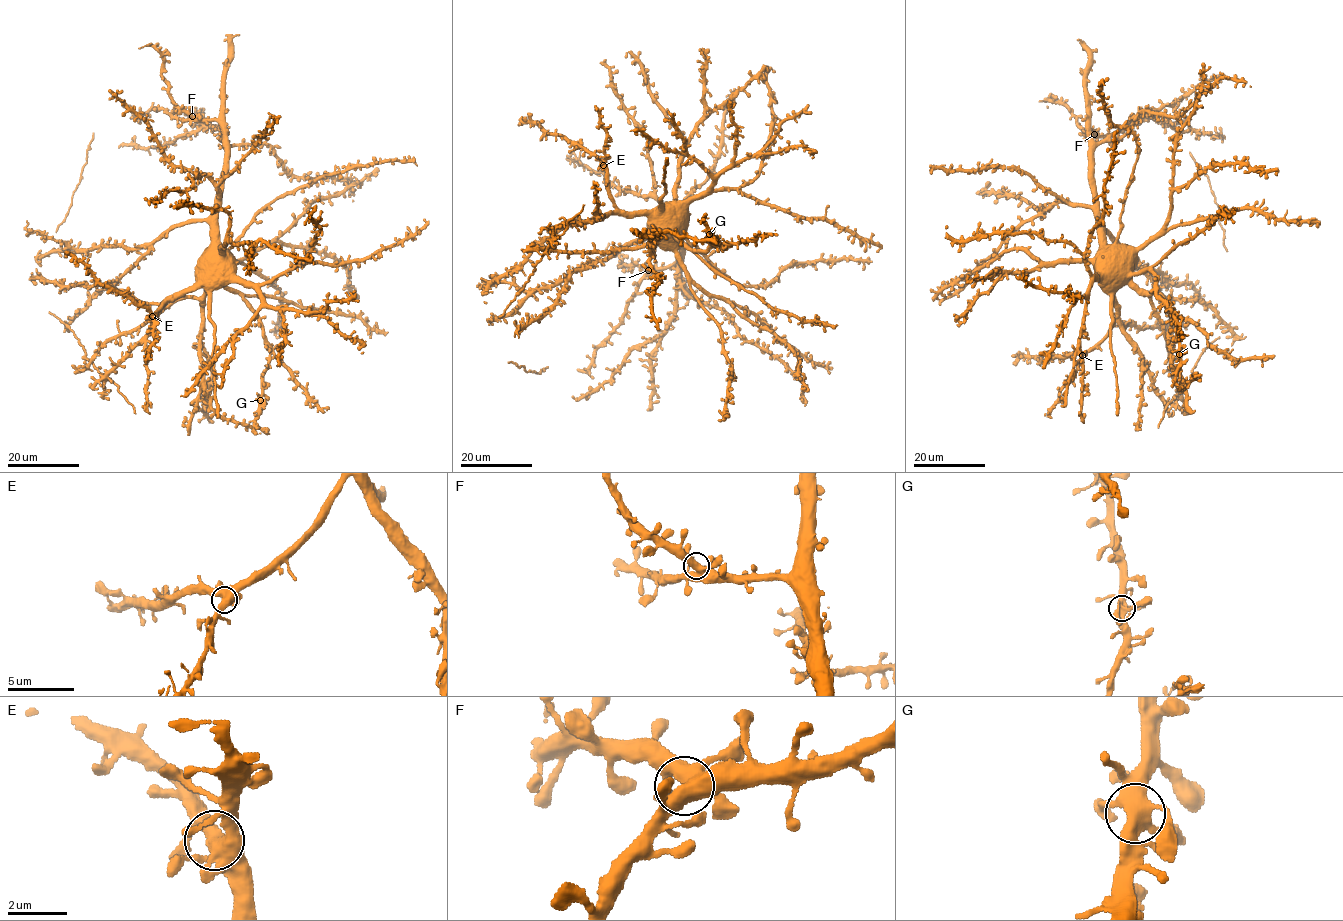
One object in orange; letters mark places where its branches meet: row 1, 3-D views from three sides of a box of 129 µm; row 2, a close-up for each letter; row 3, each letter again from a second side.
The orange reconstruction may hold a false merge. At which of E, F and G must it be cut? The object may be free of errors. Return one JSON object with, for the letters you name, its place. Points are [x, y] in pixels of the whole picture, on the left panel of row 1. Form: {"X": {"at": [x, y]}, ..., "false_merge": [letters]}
{"false_merge": []}

